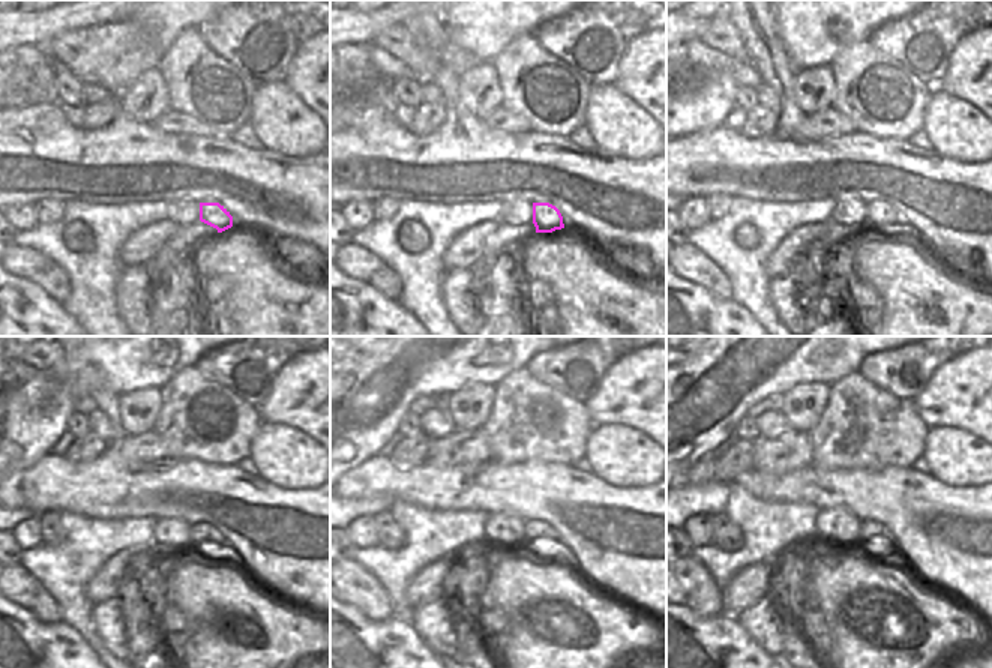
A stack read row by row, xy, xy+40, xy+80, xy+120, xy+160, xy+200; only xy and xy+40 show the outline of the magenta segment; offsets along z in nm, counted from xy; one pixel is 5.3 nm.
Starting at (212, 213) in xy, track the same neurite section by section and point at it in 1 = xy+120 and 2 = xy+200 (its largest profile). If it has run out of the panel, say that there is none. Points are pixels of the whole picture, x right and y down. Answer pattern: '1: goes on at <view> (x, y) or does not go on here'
1: goes on at xy+120 (204, 541)
2: goes on at xy+200 (874, 533)

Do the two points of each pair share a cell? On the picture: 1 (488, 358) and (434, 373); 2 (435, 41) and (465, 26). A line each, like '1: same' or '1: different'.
1: same
2: different

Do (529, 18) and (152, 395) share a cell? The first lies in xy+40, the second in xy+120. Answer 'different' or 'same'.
different

